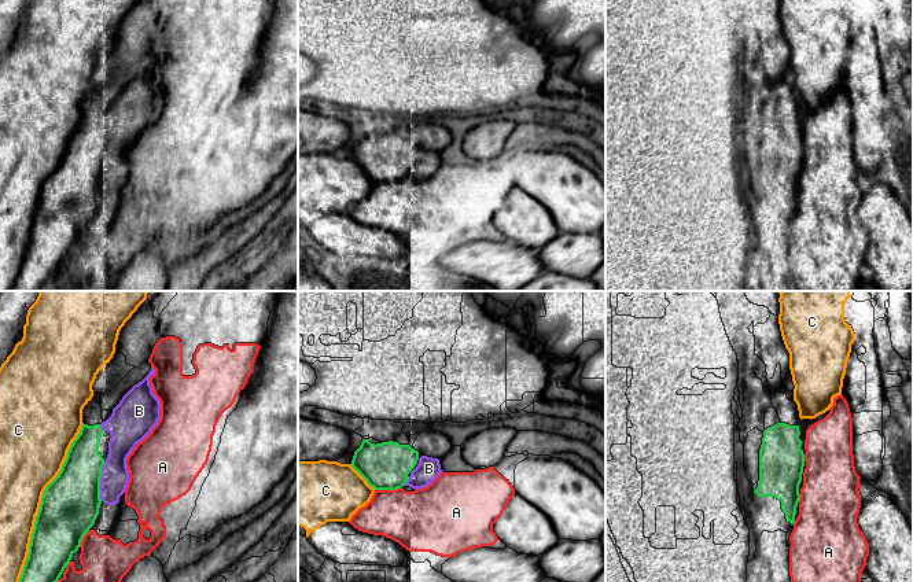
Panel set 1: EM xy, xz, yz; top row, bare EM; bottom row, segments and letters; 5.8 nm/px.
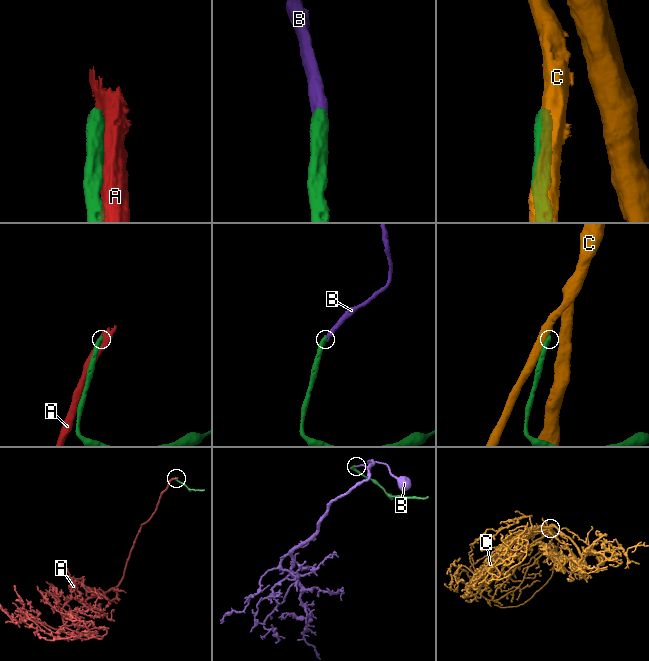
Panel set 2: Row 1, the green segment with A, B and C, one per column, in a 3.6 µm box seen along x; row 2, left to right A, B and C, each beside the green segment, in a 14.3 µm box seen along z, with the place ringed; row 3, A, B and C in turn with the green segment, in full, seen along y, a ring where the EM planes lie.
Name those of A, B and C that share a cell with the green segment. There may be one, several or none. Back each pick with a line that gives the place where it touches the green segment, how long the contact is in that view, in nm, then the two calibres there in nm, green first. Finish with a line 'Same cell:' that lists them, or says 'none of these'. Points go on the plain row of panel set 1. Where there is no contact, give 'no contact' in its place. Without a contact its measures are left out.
B: contact xy (99, 173); length 240 nm; calibres 340 and 160 nm
Same cell: B

